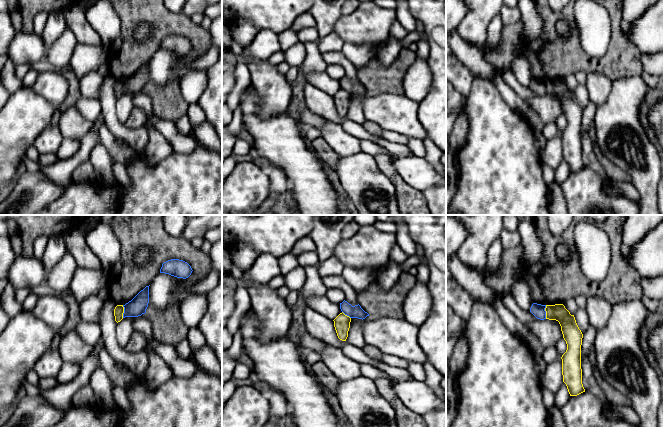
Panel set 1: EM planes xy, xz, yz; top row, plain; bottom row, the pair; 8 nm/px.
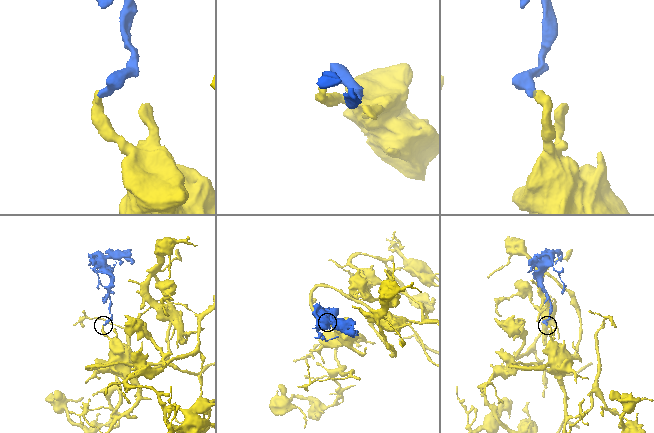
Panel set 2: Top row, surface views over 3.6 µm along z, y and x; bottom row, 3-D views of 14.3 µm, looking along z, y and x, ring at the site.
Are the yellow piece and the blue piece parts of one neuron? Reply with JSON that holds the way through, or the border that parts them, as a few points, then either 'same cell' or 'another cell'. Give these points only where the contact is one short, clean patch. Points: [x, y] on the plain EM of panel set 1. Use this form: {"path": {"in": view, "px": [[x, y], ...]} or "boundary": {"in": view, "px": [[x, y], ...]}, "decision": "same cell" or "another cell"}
{"boundary": {"in": "yz", "px": [[546, 81], [545, 94]]}, "decision": "another cell"}

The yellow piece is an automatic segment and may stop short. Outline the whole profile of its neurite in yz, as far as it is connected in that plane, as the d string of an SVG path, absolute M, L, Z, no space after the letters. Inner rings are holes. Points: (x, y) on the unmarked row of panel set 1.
M563 80L546 81L546 95L556 96L561 102L567 126L562 131L562 151L570 172L577 172L585 165L582 160L581 121L583 110L574 91Z

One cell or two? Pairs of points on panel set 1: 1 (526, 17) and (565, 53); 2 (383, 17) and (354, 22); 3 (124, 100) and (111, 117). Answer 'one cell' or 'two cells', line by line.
1: two cells
2: one cell
3: two cells

